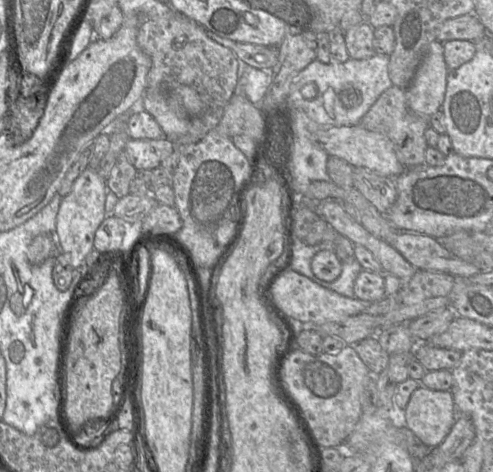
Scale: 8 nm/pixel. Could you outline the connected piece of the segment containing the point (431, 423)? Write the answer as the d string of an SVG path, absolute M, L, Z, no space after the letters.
M420 385L403 411L403 423L429 448L439 446L457 419L451 391L435 391Z

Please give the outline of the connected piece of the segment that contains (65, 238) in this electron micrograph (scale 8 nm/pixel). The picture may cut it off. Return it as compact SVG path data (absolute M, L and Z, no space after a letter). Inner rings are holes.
M86 168L74 181L68 195L61 199L56 218L56 240L60 251L70 255L74 269L78 269L85 257L94 249L94 236L102 221L108 216L105 199L108 188L97 169Z

